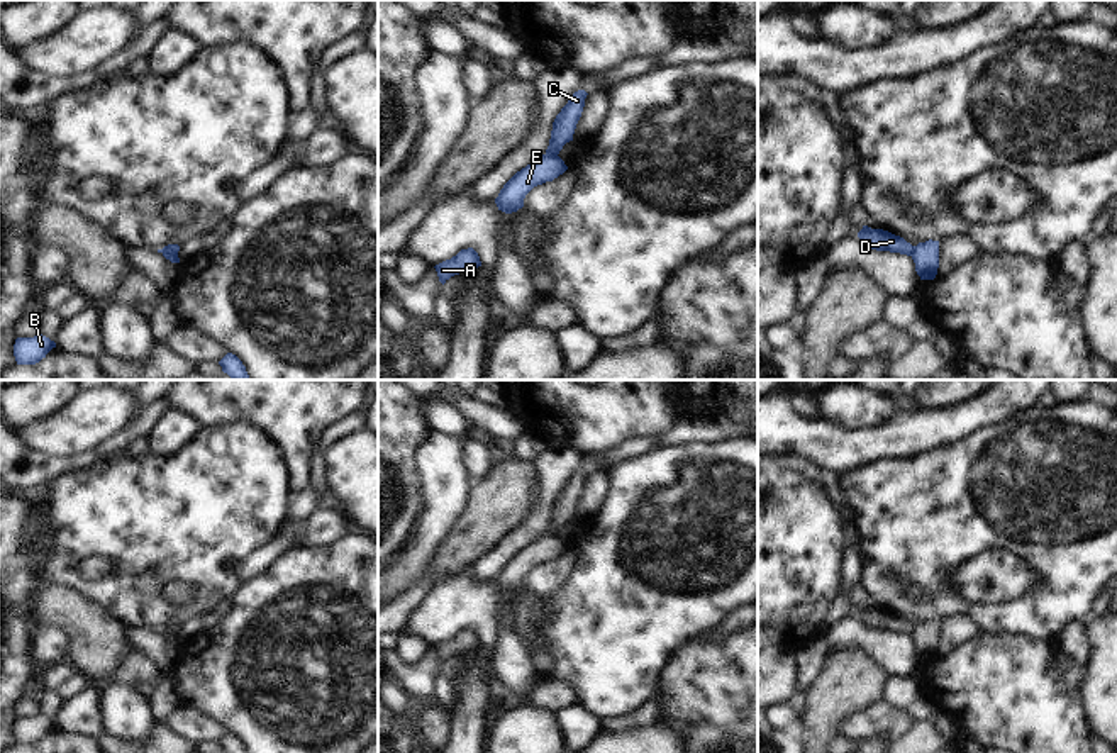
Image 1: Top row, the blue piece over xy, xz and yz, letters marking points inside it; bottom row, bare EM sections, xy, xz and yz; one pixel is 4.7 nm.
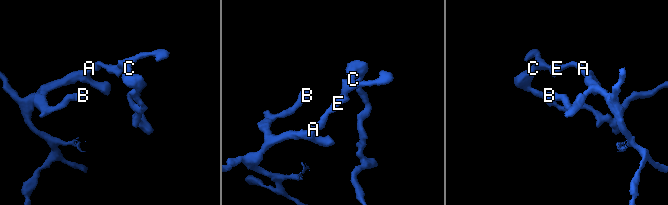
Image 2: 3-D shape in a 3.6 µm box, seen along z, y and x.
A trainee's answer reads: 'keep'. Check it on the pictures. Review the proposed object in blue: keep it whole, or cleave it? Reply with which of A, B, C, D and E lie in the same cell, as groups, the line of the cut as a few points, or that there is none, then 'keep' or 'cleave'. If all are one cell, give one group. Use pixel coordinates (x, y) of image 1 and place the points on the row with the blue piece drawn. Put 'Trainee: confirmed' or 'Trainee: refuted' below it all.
groups A B E / C D; cut xz (546, 153), (556, 155); cleave
Trainee: refuted

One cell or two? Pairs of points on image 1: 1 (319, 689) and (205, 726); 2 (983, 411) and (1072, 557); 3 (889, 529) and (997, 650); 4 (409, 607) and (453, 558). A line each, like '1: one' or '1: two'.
1: two
2: two
3: two
4: two

